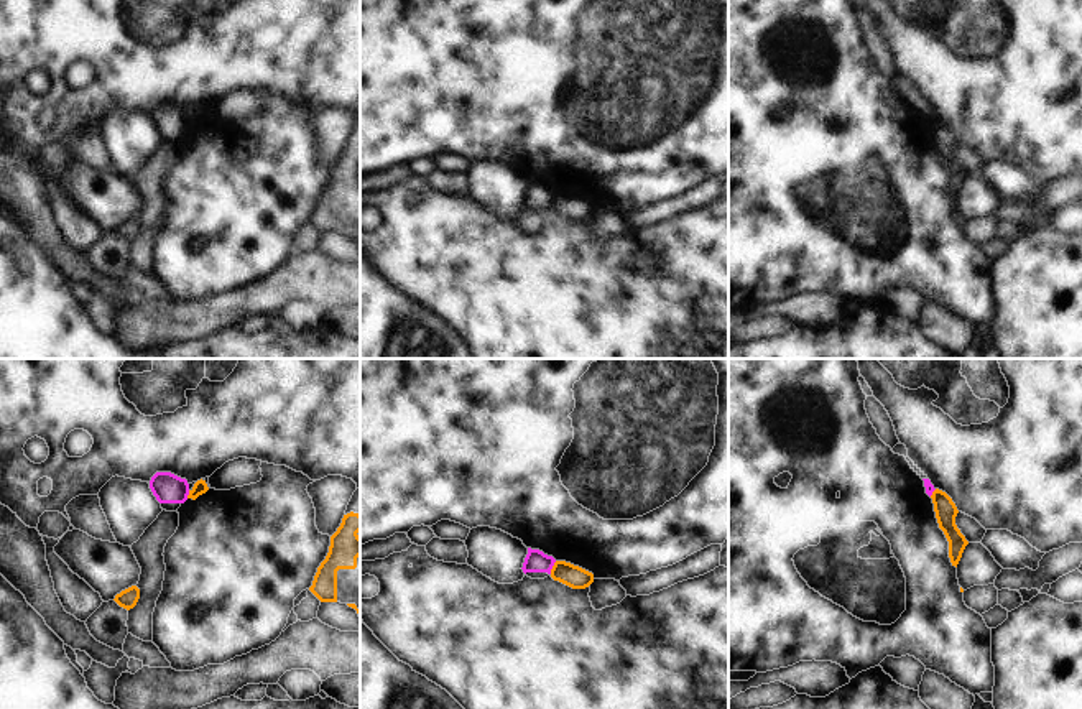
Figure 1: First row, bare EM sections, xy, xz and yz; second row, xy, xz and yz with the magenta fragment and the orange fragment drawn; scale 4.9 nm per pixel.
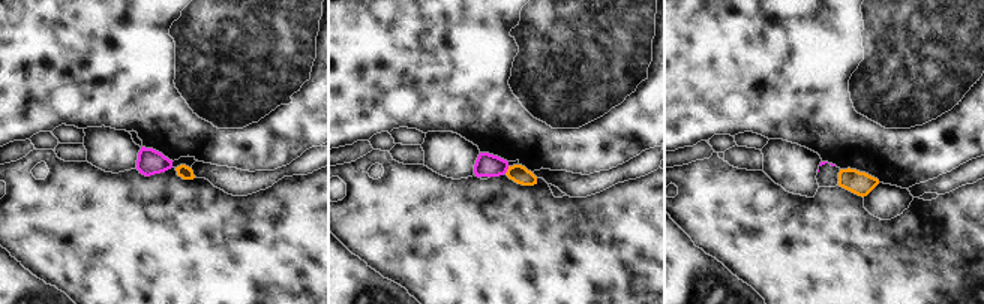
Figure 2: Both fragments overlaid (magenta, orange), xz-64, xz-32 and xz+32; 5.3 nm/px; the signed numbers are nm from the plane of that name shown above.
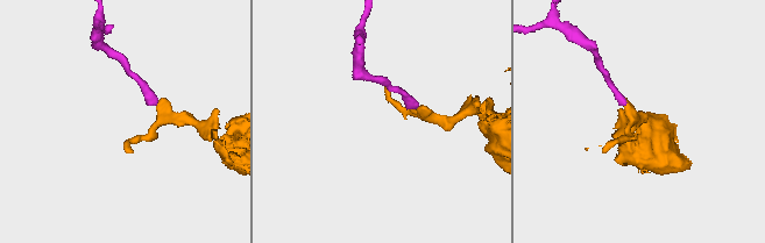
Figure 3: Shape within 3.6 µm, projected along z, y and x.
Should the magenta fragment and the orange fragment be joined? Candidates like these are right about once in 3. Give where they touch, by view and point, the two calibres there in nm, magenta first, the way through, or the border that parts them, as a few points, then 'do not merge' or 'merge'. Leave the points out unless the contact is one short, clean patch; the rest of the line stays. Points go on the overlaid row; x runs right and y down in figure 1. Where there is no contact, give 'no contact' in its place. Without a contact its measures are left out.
xz (551, 568) | 110/110 nm | along xz (556, 561), (550, 573) | do not merge

